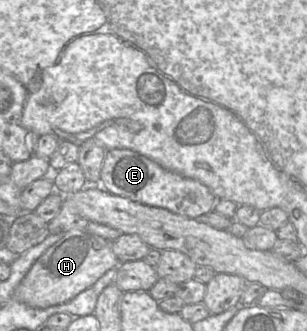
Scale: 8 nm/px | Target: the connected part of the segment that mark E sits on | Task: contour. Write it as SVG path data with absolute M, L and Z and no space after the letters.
M126 148L107 150L101 169L100 186L112 194L162 207L188 218L207 215L218 199L200 181L167 170L145 155Z

